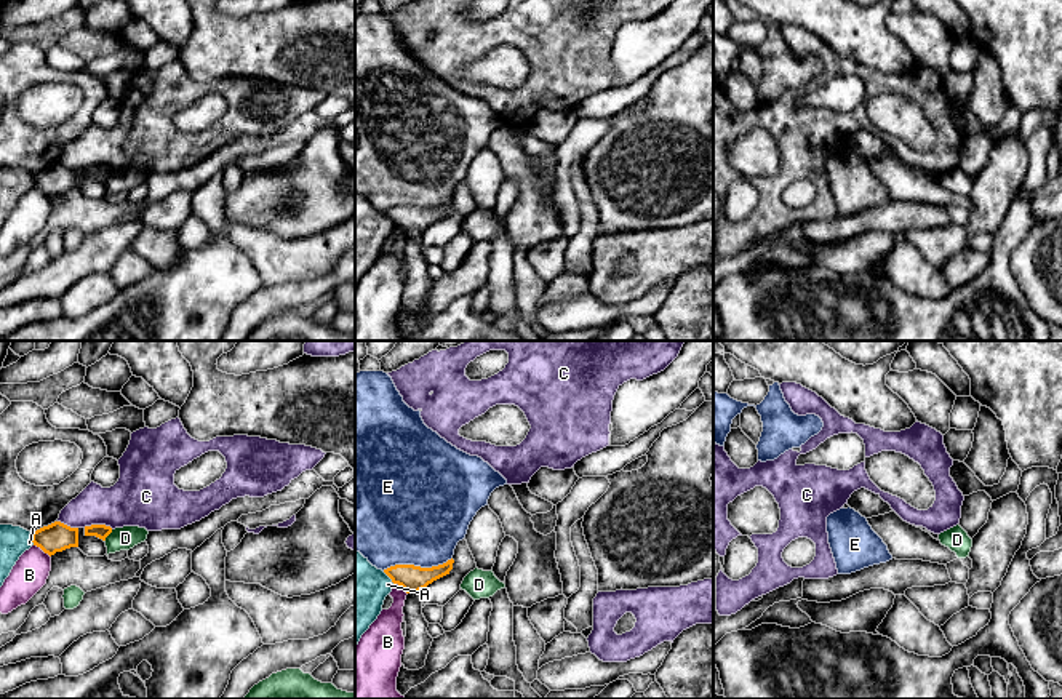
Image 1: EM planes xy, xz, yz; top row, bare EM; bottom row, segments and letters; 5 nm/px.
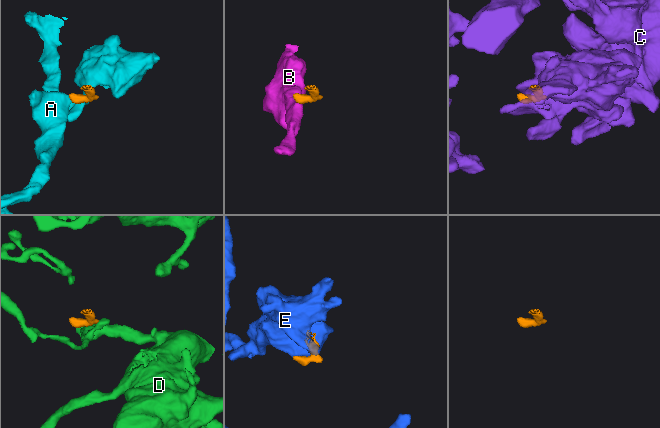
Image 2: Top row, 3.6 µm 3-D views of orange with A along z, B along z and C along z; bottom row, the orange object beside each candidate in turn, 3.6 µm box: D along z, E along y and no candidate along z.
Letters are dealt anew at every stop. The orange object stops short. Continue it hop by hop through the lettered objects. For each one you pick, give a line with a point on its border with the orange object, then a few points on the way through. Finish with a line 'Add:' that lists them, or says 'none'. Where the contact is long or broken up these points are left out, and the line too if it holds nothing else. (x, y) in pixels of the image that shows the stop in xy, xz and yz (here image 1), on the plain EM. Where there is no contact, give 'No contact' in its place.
Add: none

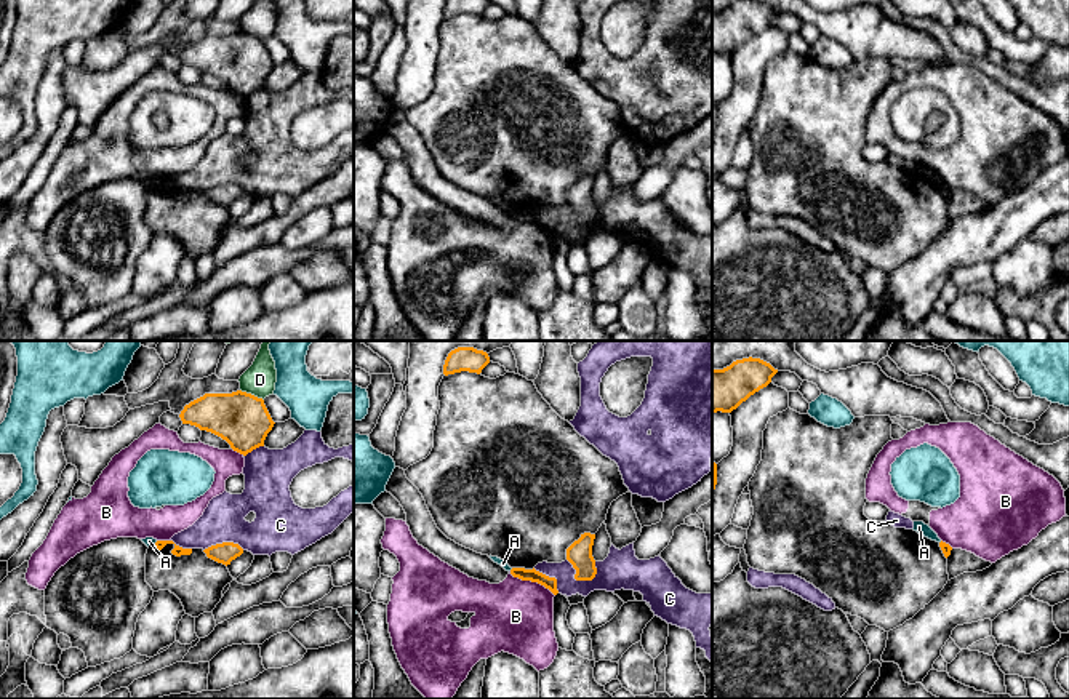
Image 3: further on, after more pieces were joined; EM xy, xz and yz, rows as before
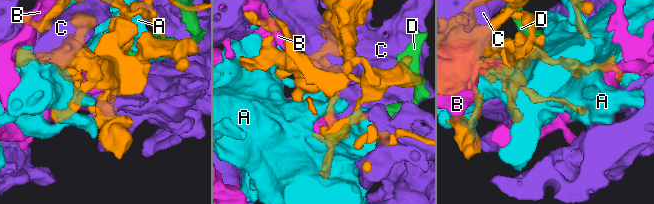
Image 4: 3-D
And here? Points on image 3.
Add: none

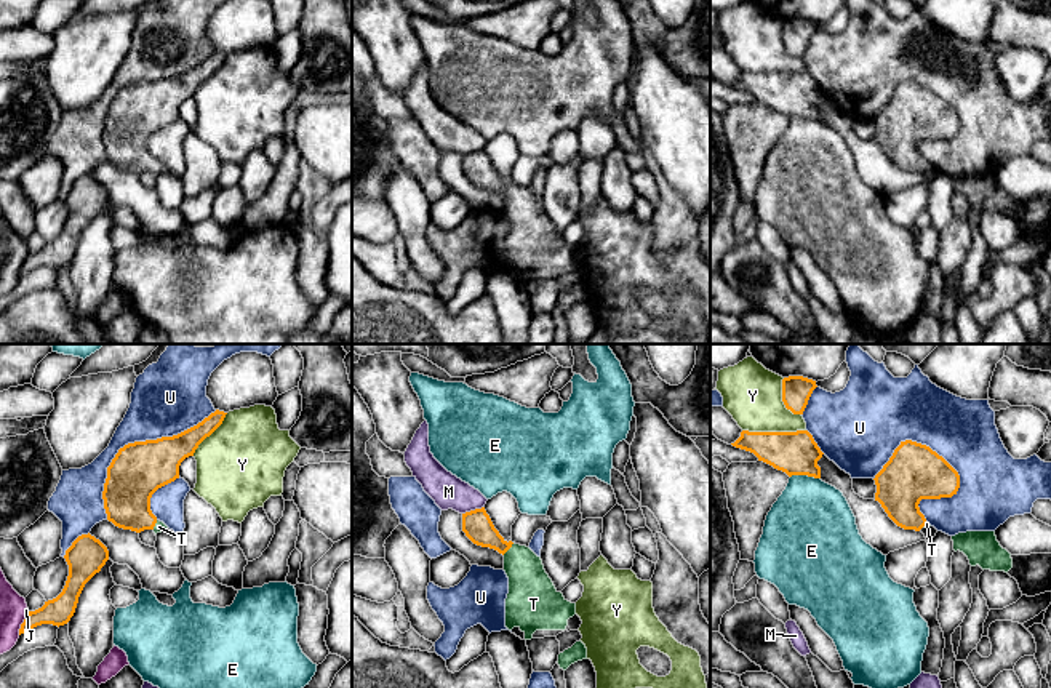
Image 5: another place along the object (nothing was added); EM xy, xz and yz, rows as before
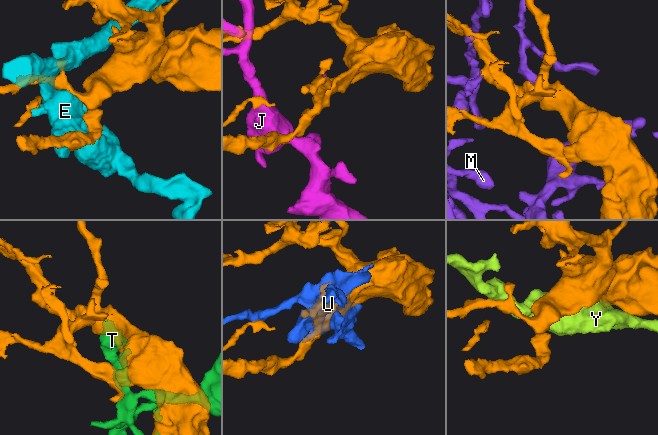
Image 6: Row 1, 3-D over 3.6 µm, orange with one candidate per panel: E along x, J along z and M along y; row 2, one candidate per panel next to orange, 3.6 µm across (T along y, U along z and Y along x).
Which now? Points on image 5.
T: Touches orange at xz (507, 191). Path across: xz (477, 167), (507, 191), (525, 212), (531, 234)
Add: T

